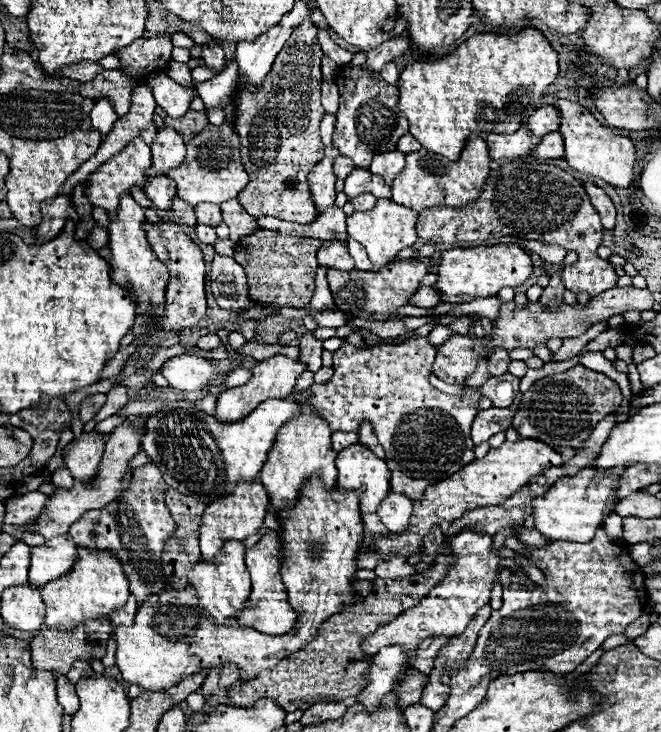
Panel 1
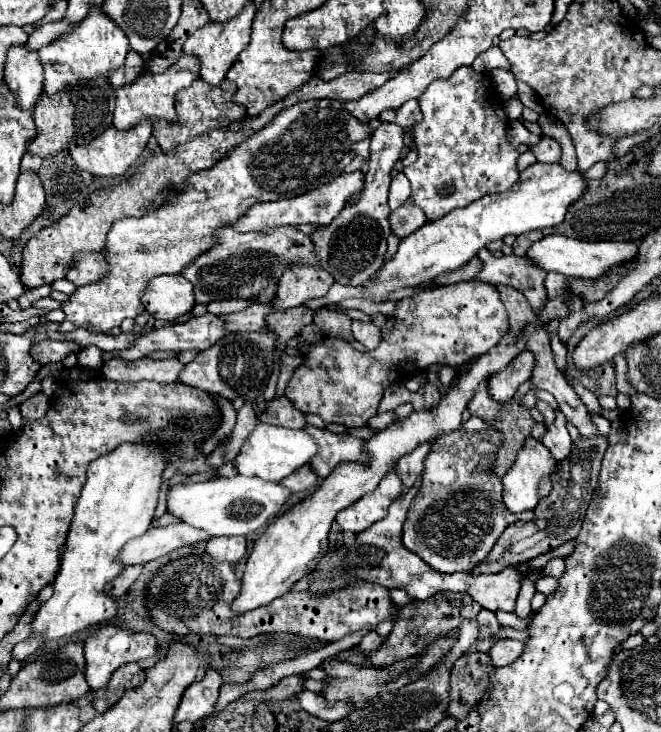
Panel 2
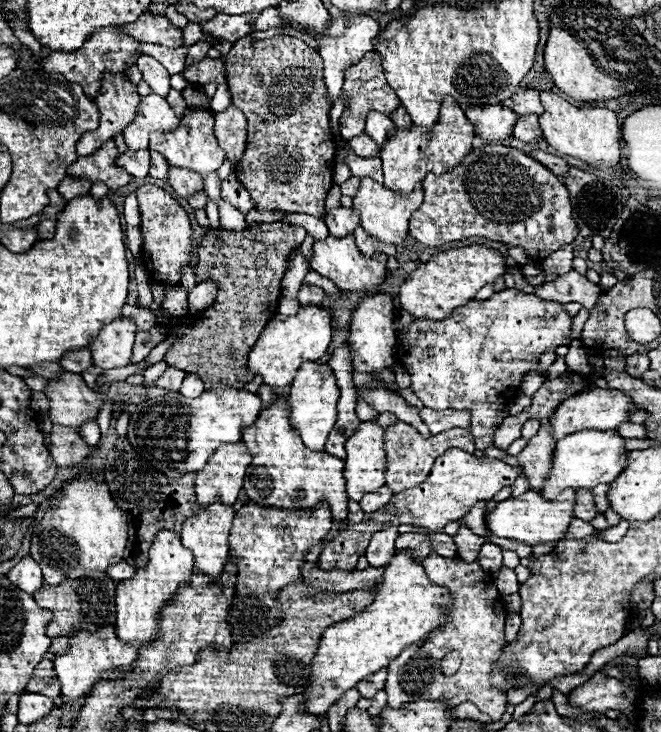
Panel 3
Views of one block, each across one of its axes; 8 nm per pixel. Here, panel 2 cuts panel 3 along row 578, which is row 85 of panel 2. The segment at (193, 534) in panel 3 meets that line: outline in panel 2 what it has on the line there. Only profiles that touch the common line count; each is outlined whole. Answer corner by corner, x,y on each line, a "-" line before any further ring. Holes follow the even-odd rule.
250,2
250,6
244,6
244,10
240,10
240,14
236,14
236,18
232,18
232,22
208,22
204,28
200,28
196,34
192,34
186,44
184,44
184,52
186,54
194,54
200,58
202,70
200,76
204,82
216,86
224,80
228,68
234,64
234,60
238,58
238,54
248,46
250,42
250,32
252,32
252,22
254,22
254,14
256,14
256,6
254,2

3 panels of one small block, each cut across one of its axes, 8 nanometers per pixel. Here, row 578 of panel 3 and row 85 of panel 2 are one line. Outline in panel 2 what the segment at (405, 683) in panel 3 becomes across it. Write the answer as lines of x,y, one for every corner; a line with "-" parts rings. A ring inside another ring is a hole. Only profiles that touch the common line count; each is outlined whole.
462,66
448,80
434,80
424,90
418,102
424,114
422,122
412,126
418,158
414,164
404,168
404,174
412,186
410,198
424,210
428,220
434,222
446,216
450,210
464,208
486,194
500,194
518,180
518,168
516,168
518,152
506,140
508,118
502,108
504,106
502,98
498,96
492,78
488,74
474,72
472,66

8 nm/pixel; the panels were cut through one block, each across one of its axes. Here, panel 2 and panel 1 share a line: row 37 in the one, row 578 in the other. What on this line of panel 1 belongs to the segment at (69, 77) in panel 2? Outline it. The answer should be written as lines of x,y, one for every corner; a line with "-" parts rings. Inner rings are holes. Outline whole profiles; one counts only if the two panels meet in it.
78,548
78,556
80,560
76,562
76,568
72,568
72,576
64,576
64,580
56,580
40,588
42,600
46,604
48,628
72,630
84,620
110,616
114,610
120,610
130,596
128,580
116,556
110,552
84,552
84,548

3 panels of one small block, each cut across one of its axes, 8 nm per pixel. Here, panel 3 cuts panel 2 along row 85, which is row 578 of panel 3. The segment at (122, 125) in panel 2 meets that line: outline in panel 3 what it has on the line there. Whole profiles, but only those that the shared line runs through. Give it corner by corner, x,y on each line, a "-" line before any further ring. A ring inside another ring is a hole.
158,532
152,548
150,548
150,562
146,568
136,570
130,580
122,580
116,586
116,636
124,644
132,646
146,646
152,644
160,632
158,618
162,608
176,596
182,584
190,580
194,574
194,556
182,544
176,532

